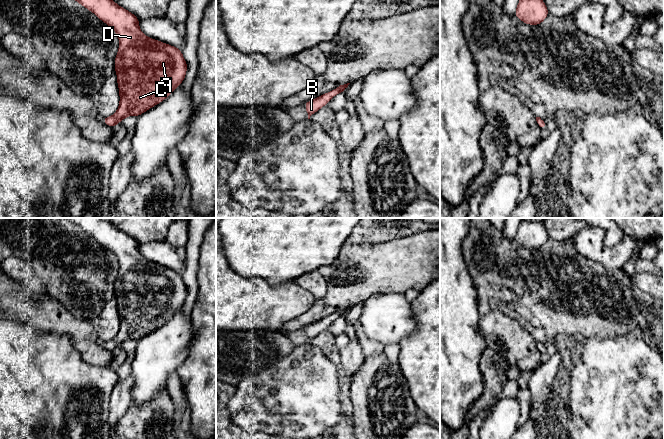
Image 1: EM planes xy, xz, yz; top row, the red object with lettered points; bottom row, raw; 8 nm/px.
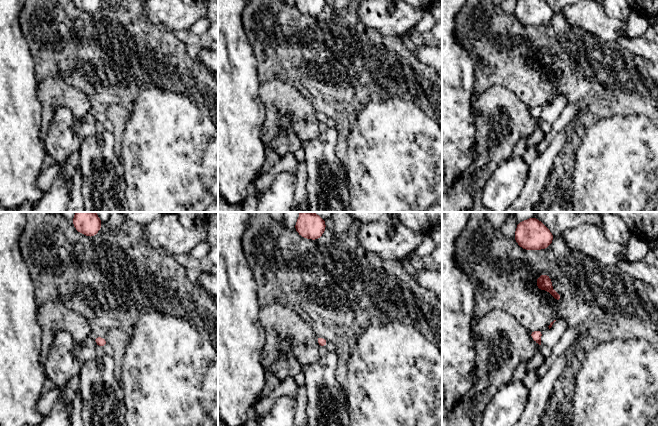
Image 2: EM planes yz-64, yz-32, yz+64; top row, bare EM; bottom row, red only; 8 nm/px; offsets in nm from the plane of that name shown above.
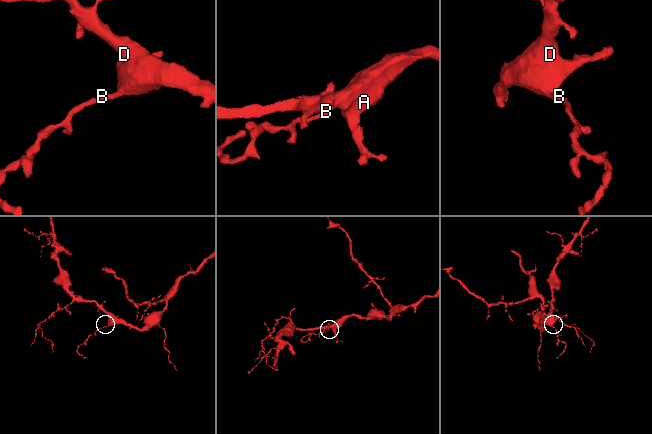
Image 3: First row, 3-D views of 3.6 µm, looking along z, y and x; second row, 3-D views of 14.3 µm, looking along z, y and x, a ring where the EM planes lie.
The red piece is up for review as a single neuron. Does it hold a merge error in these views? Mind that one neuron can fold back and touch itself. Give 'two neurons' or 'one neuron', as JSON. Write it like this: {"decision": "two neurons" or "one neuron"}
{"decision": "one neuron"}

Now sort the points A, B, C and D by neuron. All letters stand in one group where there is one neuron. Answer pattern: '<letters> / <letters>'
A B C D

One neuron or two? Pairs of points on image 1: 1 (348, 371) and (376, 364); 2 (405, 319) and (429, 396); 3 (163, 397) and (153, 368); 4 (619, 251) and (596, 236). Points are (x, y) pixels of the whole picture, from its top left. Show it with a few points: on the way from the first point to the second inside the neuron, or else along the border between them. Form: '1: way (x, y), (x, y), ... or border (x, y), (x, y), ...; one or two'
1: border (365, 357), (362, 365), (350, 379); two
2: border (412, 311), (416, 329), (398, 343); two
3: border (166, 389), (161, 391), (149, 403), (142, 405); two
4: way (610, 253), (601, 253), (596, 248), (596, 245); one

